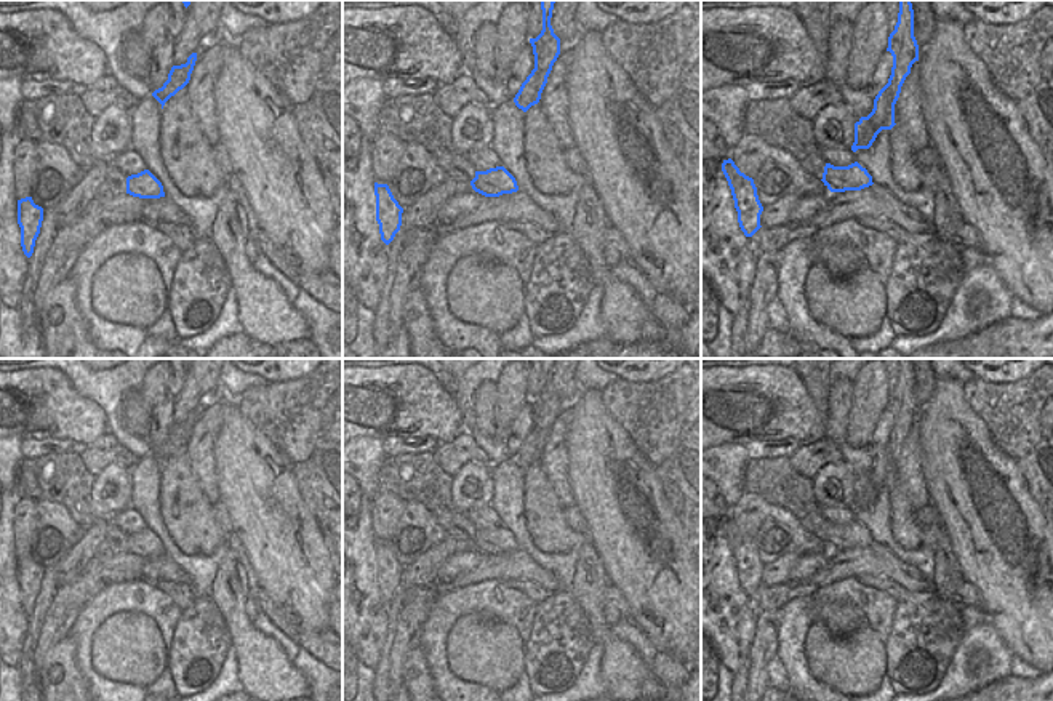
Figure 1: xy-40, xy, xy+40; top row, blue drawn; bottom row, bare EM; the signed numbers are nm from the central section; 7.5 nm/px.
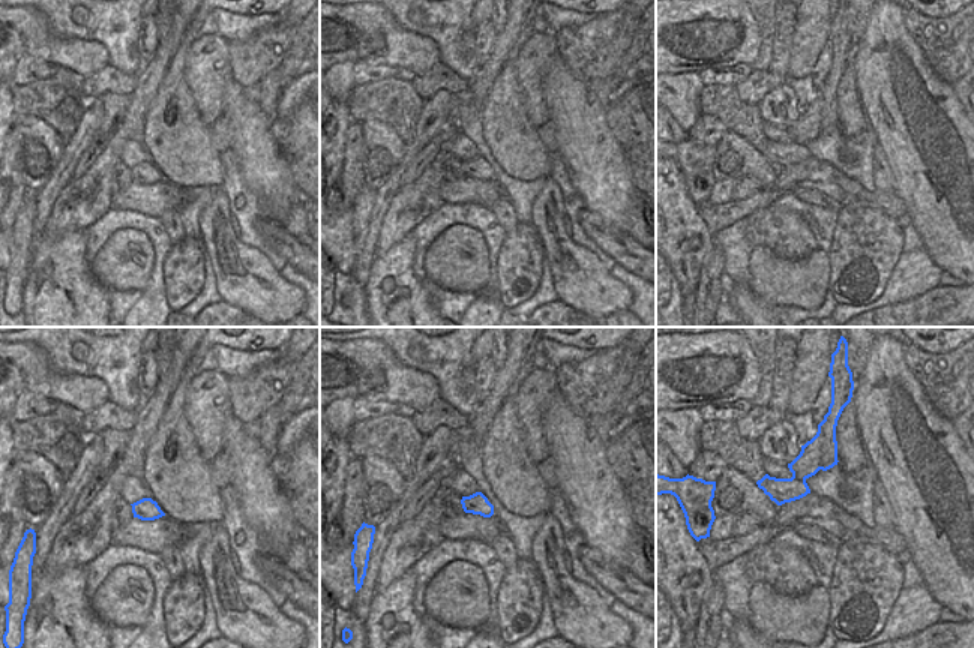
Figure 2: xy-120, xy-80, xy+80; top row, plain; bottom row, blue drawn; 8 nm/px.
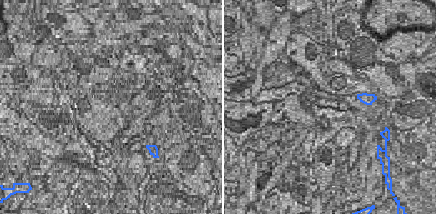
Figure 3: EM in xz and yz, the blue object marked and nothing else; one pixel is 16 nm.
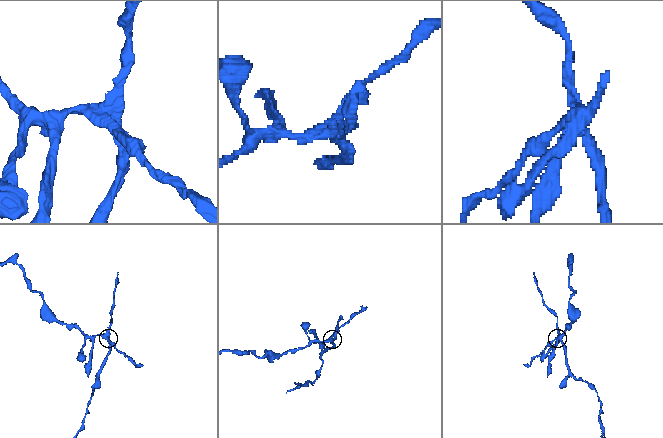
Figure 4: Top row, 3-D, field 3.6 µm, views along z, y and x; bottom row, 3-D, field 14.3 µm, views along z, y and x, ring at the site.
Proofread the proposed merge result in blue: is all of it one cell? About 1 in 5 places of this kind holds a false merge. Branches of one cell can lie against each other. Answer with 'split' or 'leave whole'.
split

